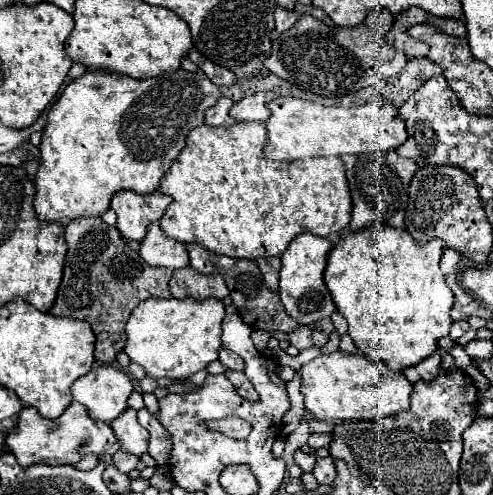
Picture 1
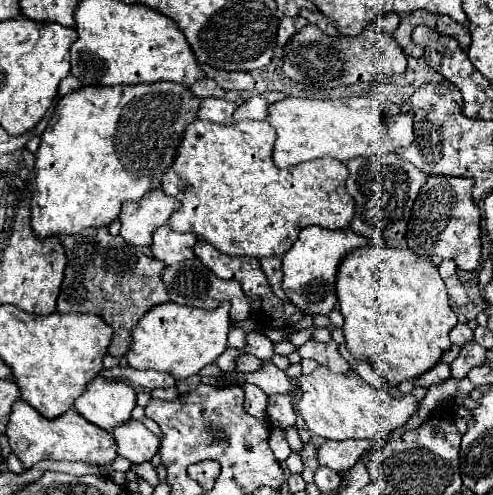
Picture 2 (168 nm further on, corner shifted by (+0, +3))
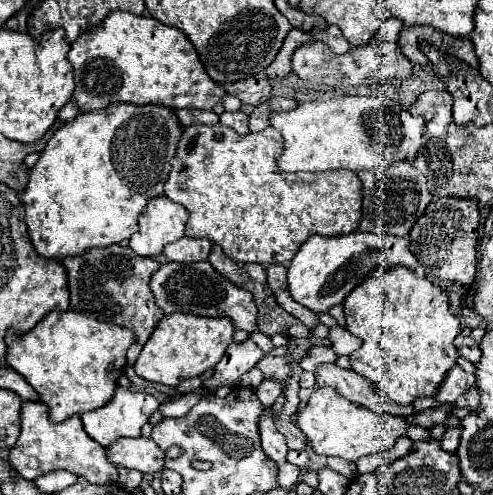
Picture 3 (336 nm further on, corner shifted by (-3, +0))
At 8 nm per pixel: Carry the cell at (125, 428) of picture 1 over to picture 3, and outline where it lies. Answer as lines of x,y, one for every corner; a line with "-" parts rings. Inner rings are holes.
119,438
109,446
109,458
117,466
135,468
139,472
163,470
165,454
153,442
153,438

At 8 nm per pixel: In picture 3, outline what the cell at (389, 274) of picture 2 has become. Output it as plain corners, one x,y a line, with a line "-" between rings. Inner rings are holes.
393,266
385,274
371,272
343,304
347,330
361,340
361,348
351,354
351,368
373,382
387,398
401,406
409,406
419,396
435,396
445,374
455,366
459,350
453,340
461,332
459,318
449,312
449,296
427,278
415,276
409,268

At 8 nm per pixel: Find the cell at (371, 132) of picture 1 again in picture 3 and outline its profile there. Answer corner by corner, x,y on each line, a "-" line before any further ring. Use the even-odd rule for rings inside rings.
407,77
402,81
398,81
398,78
391,80
389,92
387,92
387,80
371,86
357,86
357,96
353,96
355,94
353,86
349,86
349,90
351,92
345,92
343,88
343,98
337,98
337,100
301,102
297,108
289,112
271,112
271,118
269,118
271,126
279,130
281,136
285,138
283,154
279,156
279,162
277,162
283,172
299,172
299,170
323,172
323,170
337,170
337,168
361,172
361,170
371,170
379,166
389,166
395,160
417,156
417,150
421,148
421,134
425,130
425,122
423,122
423,116
413,116
409,112
411,104
419,98
419,84
413,78

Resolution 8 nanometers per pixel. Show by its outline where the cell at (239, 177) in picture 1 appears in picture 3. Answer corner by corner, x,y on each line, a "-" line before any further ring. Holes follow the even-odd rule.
193,124
183,130
183,136
173,158
173,168
165,182
165,196
189,210
185,236
209,238
219,244
223,252
235,262
257,262
263,266
287,266
297,254
299,246
311,234
339,236
357,230
361,220
361,182
351,170
327,172
281,172
277,158
281,156
281,134
271,126
261,132
239,136
233,128
223,124
205,126

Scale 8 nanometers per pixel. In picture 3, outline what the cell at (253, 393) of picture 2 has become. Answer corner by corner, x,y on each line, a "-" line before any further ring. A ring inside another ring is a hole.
265,408
259,418
259,434
261,434
261,446
263,446
265,454
271,460
275,460
277,464
283,464
289,448
285,444
283,434
279,434
279,430
275,428
275,418
269,408

